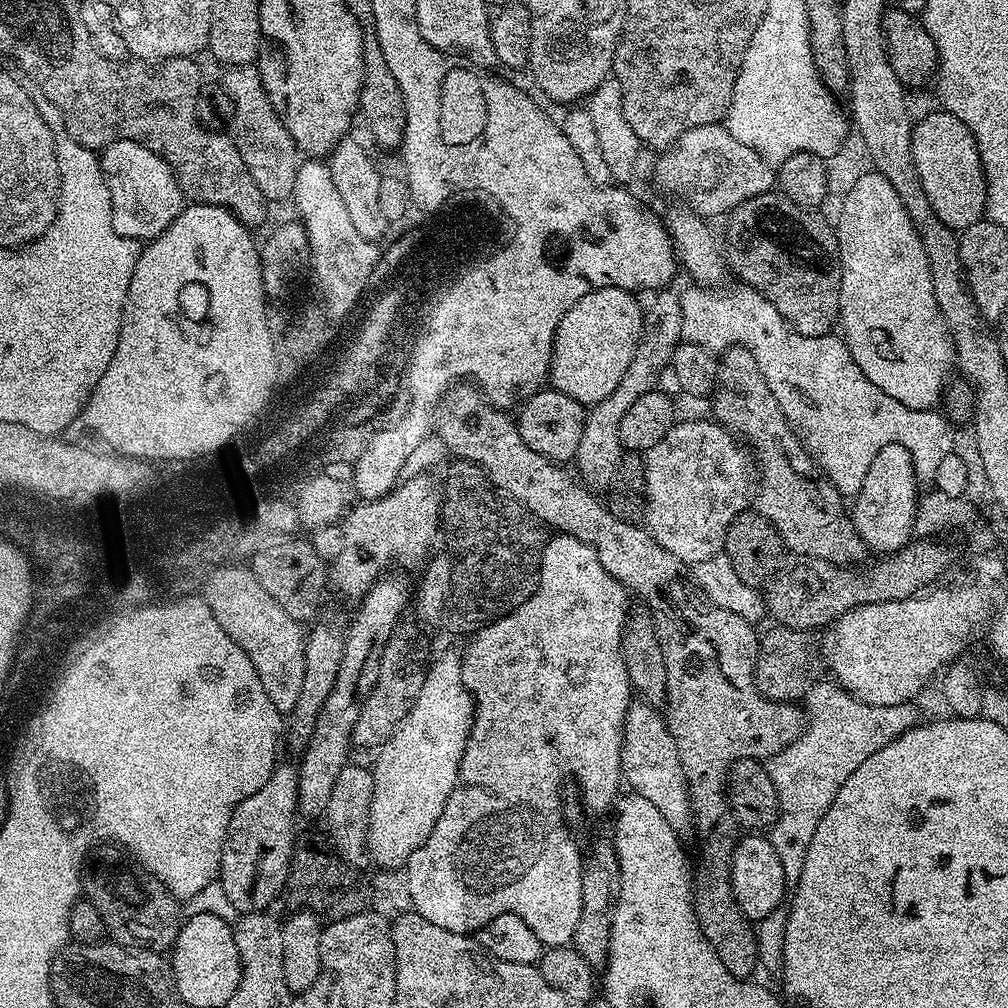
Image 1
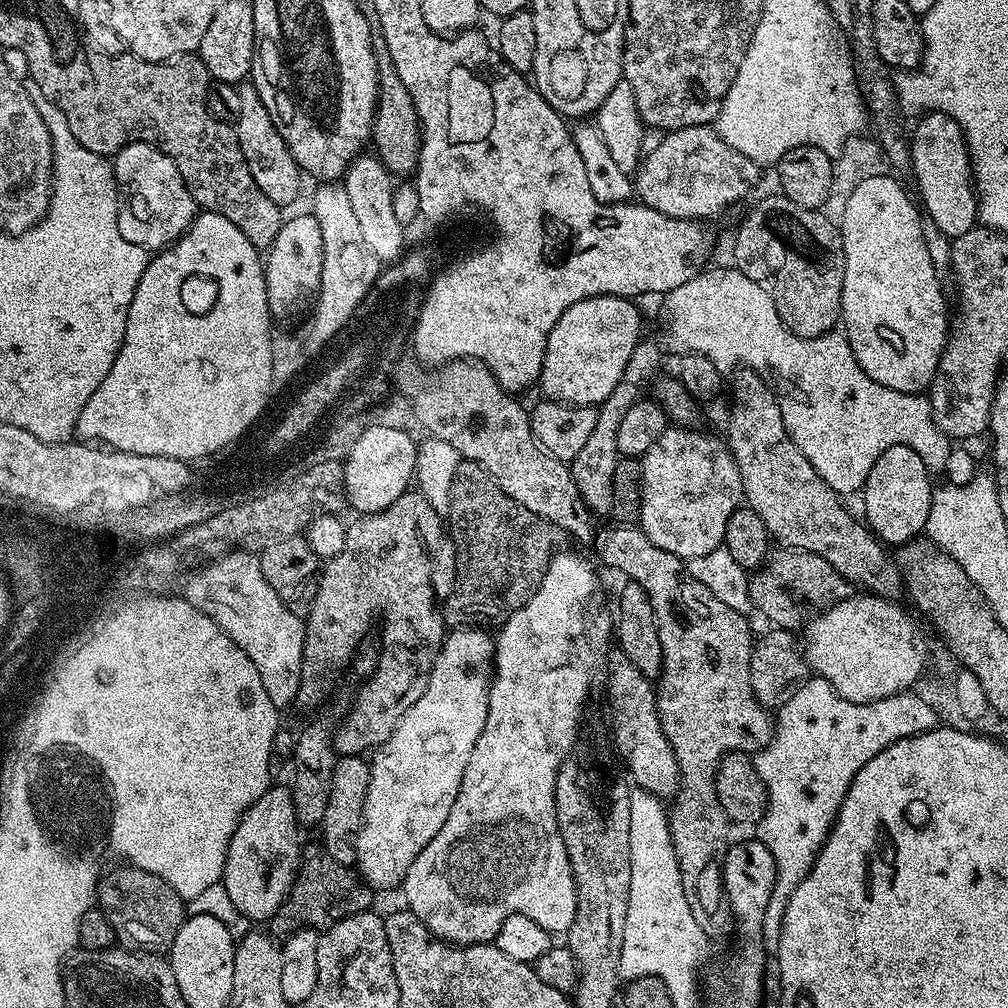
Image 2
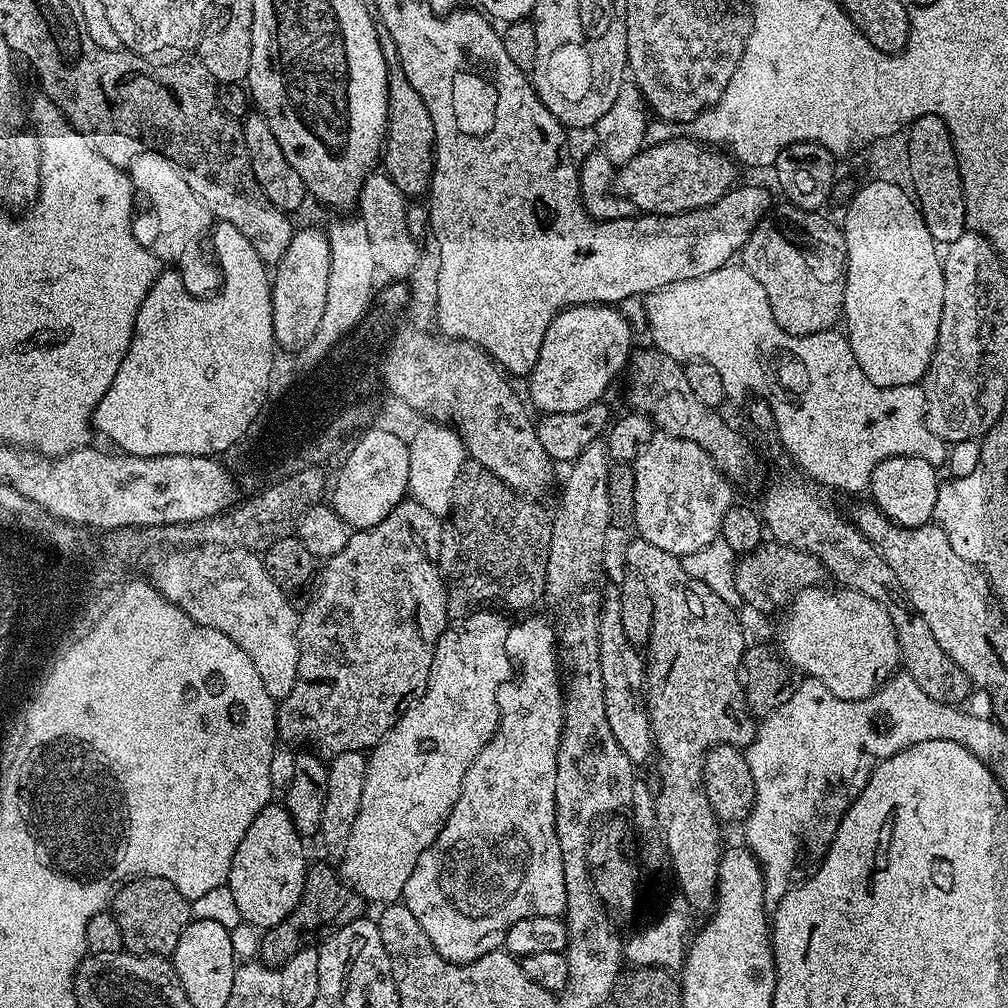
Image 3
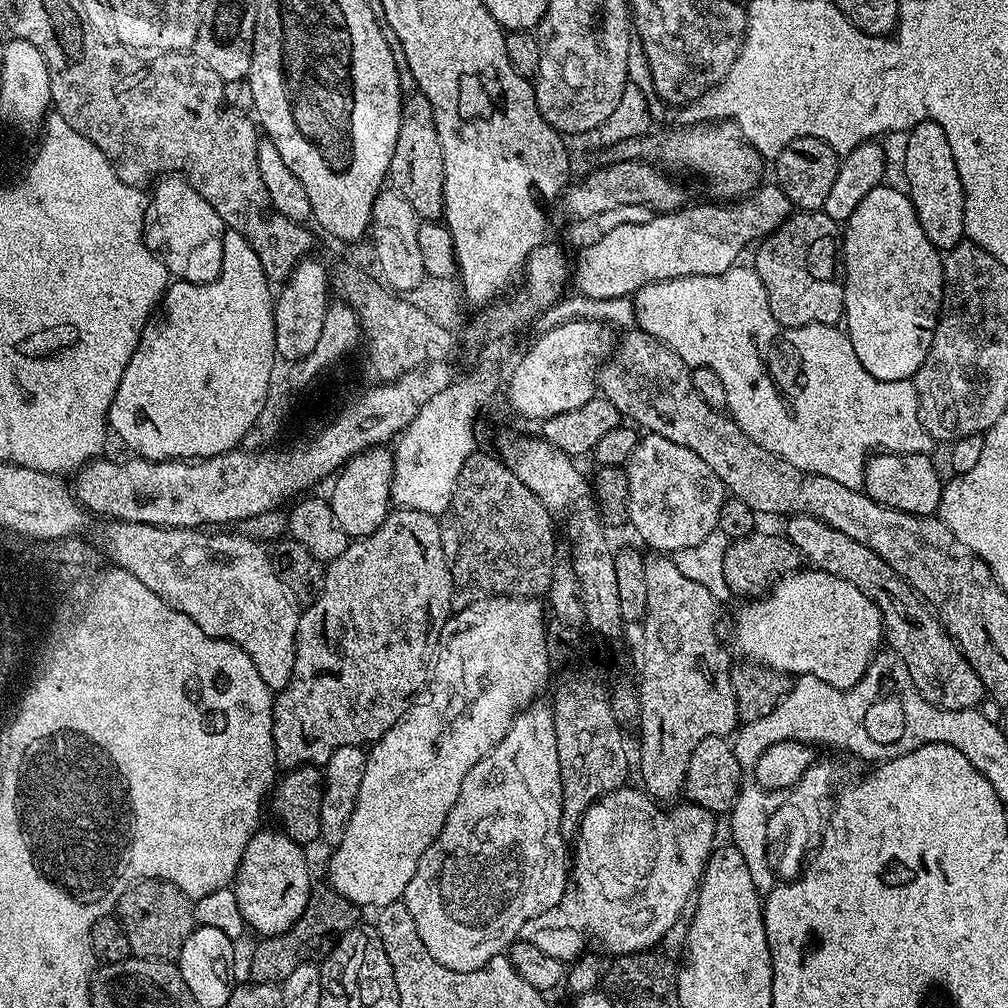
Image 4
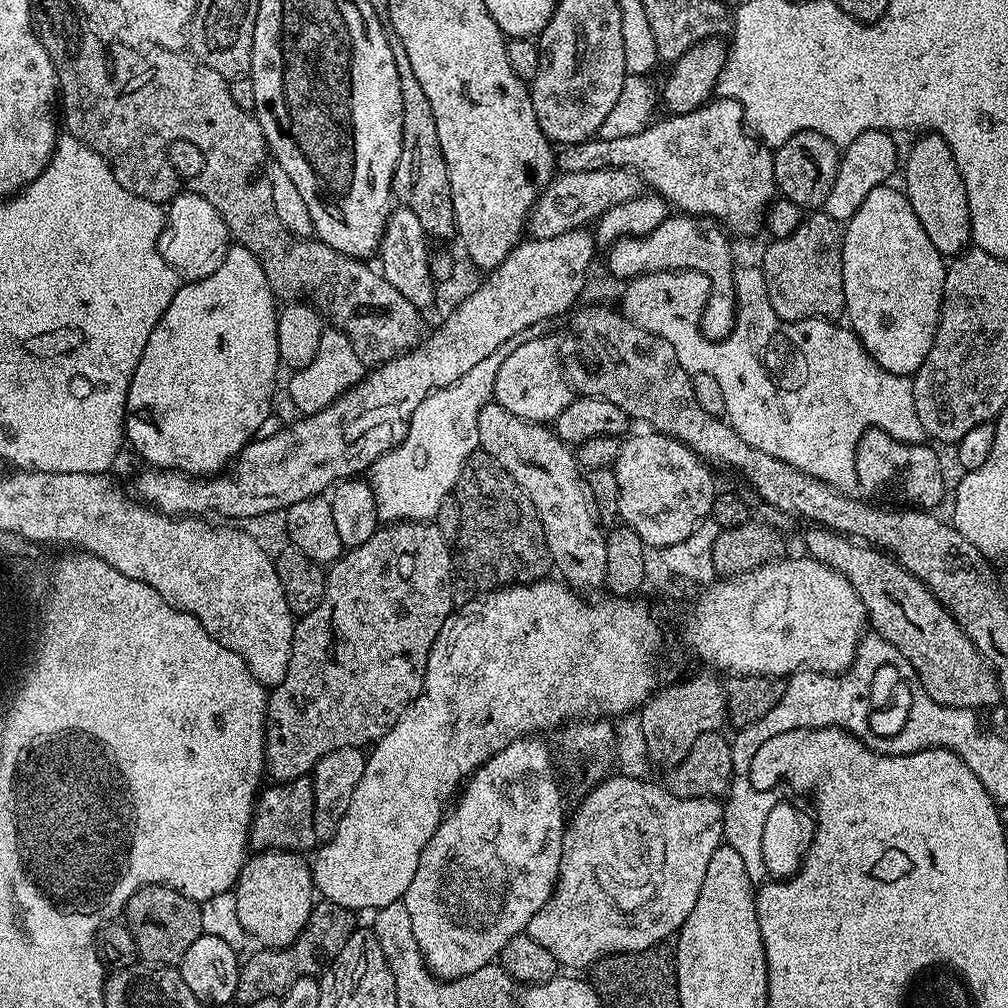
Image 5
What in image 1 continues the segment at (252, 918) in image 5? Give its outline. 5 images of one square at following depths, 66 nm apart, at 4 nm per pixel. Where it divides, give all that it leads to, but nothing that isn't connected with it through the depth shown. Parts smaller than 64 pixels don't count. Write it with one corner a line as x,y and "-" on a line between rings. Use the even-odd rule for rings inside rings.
277,763
272,769
270,778
266,778
266,786
262,790
250,794
232,811
232,817
228,823
228,833
224,839
222,850
222,862
220,863
220,875
218,883
222,890
226,890
230,902
234,902
237,913
262,912
271,909
275,902
276,895
285,891
288,883
288,872
292,869
292,847
296,844
298,827
295,820
298,820
298,768
295,763

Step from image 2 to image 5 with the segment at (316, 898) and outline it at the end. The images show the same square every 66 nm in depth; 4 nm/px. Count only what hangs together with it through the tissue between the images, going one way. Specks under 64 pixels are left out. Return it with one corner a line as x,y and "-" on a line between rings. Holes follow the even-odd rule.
321,899
313,903
308,925
302,930
302,934
298,934
294,943
285,948
261,947
256,950
260,952
241,963
235,1003
250,1006
267,996
279,998
287,988
294,986
294,982
298,982
298,978
319,977
327,969
332,957
338,955
342,946
346,946
346,942
350,942
350,938
358,930
356,916
353,909
338,906
338,902

